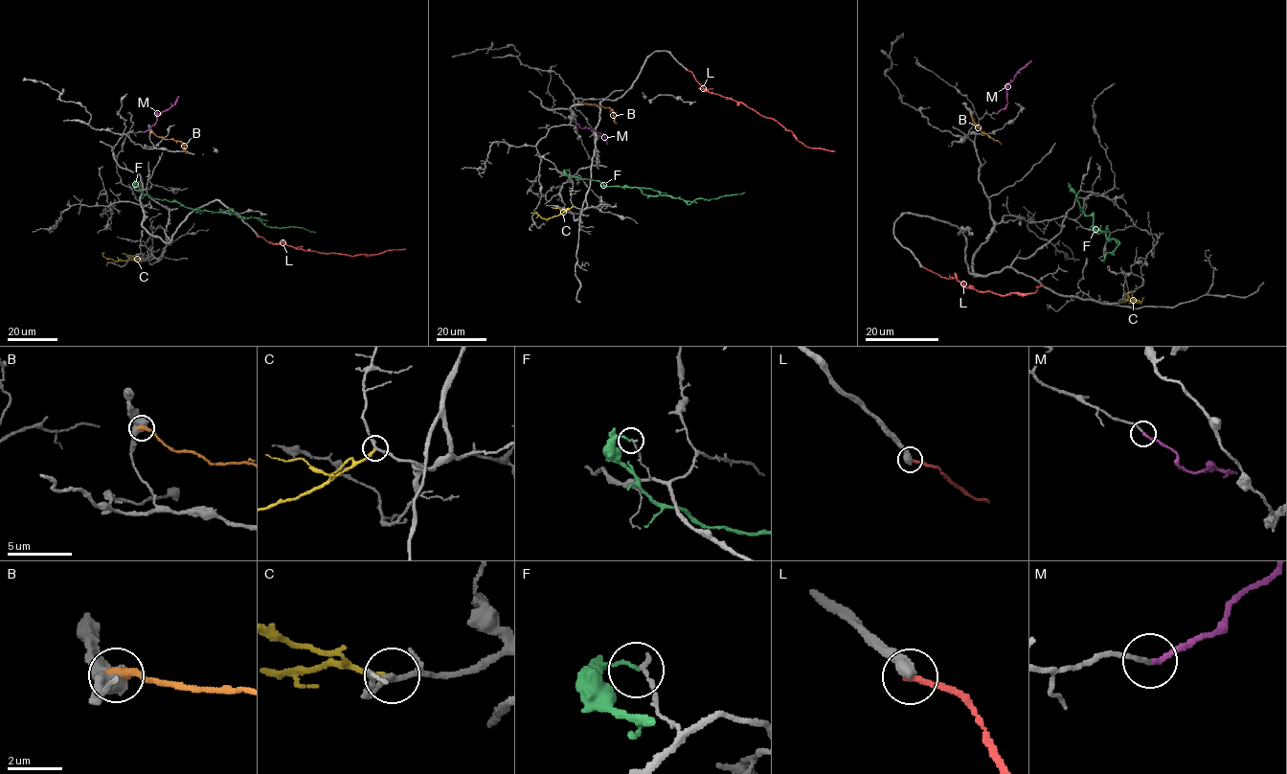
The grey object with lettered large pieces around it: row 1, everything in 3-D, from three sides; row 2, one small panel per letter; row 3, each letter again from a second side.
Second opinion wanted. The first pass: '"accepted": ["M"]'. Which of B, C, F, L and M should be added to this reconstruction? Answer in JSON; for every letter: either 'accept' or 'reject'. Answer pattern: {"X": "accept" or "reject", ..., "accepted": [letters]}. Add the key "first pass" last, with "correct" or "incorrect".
{"B": "reject", "C": "reject", "F": "reject", "L": "reject", "M": "accept", "accepted": ["M"], "first pass": "correct"}

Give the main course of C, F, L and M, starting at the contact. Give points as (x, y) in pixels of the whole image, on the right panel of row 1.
C: (1122, 302), (1141, 303), (1133, 299), (1131, 290)
F: (1070, 186), (1096, 231), (1119, 243), (1102, 261)
L: (922, 266), (941, 277), (955, 278), (965, 287), (1005, 295), (1033, 293), (1041, 284)
M: (996, 113), (1007, 104), (1006, 88), (1014, 76), (1031, 60)

